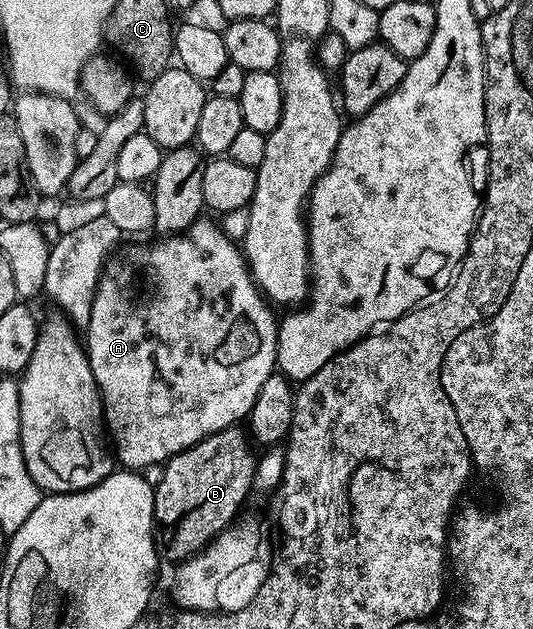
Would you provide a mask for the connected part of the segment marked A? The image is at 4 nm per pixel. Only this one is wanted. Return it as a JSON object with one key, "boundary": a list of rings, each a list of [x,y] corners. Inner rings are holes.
{"boundary":[[[210,216],[198,217],[180,234],[158,236],[155,237],[155,242],[150,242],[147,246],[132,247],[126,254],[126,262],[116,263],[114,270],[107,269],[102,279],[98,281],[98,290],[94,293],[90,323],[84,327],[86,354],[90,358],[92,376],[102,396],[102,416],[113,453],[117,461],[118,458],[122,461],[119,463],[123,467],[135,472],[145,471],[145,466],[161,467],[169,458],[184,452],[192,444],[204,440],[210,434],[241,423],[249,415],[252,404],[256,404],[256,392],[260,392],[264,380],[268,380],[268,376],[276,370],[278,322],[276,317],[274,318],[275,311],[255,284],[250,267],[246,264],[246,255],[240,249],[239,243],[230,239],[213,217],[210,217],[211,219],[206,217]],[[137,273],[142,274],[143,280],[146,281],[146,291],[138,290]]]}

